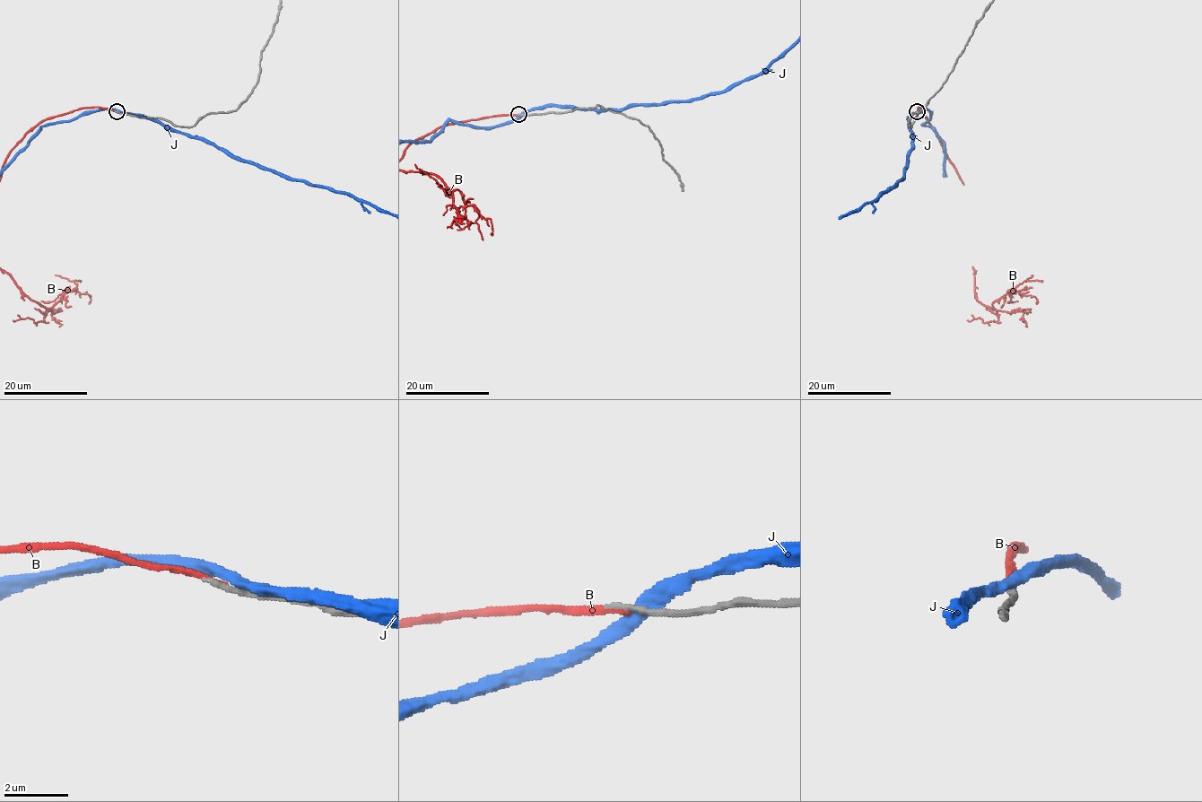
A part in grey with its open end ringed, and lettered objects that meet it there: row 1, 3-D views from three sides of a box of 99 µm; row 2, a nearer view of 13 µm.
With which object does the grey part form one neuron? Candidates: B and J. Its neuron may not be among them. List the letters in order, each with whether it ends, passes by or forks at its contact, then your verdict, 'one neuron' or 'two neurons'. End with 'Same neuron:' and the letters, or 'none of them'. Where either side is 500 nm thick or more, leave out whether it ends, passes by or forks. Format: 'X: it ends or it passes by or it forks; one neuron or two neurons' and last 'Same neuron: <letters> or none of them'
B: it ends; one neuron
J: it passes by; two neurons
Same neuron: B

